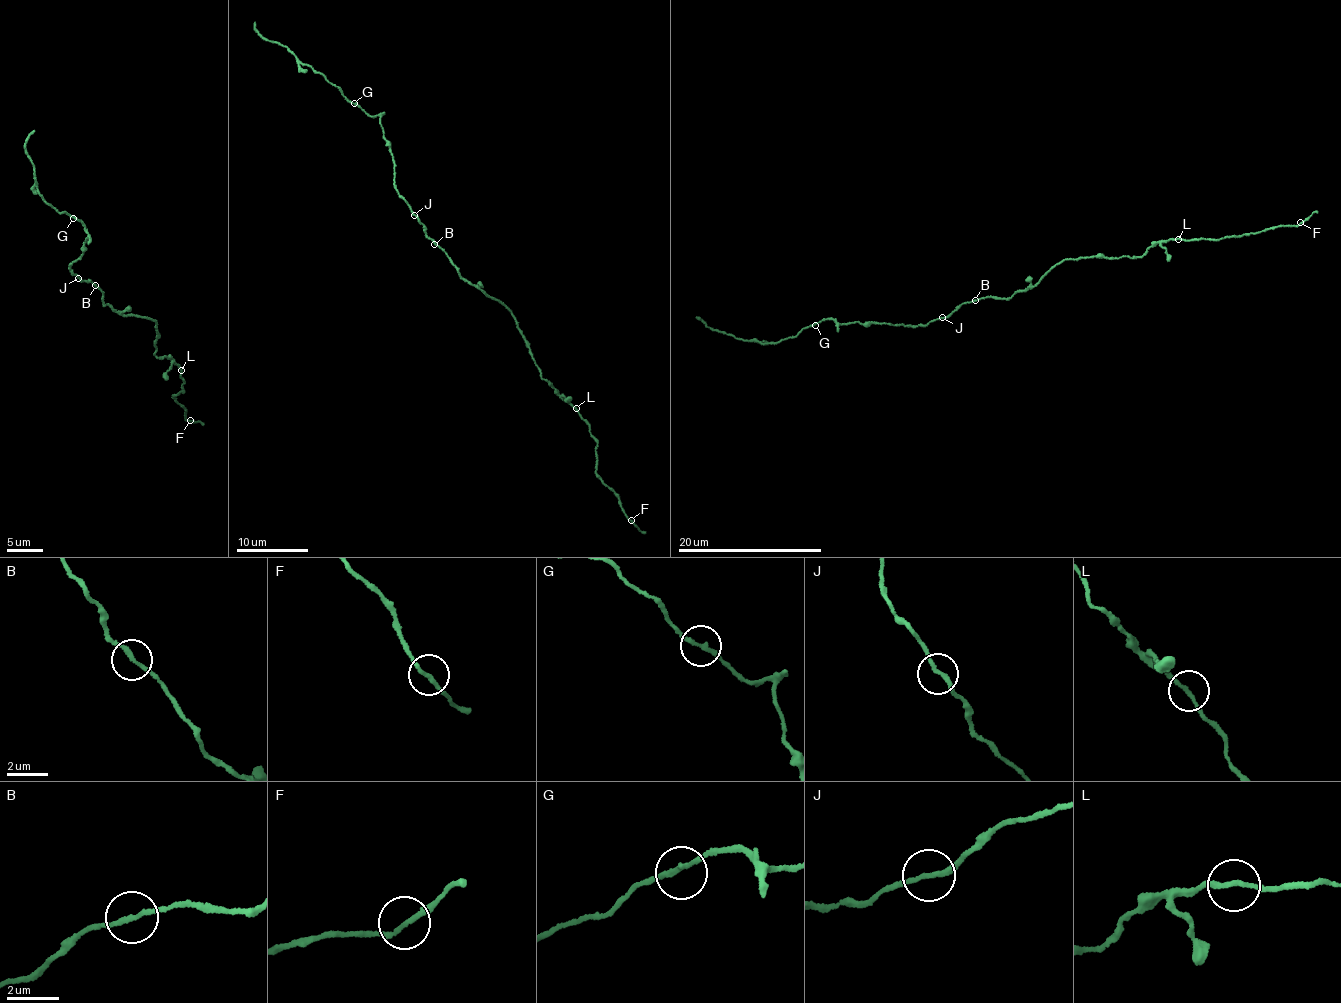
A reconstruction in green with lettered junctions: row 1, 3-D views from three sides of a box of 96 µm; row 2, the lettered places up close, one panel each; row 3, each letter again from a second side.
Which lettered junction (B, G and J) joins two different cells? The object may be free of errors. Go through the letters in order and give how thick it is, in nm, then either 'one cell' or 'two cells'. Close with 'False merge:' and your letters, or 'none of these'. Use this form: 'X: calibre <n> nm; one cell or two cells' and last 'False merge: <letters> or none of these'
B: calibre 190 nm; two cells
G: calibre 190 nm; one cell
J: calibre 180 nm; one cell
False merge: B

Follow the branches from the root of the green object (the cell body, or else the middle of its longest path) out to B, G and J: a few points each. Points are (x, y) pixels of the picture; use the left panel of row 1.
B: (104, 305), (101, 291), (95, 285)
G: (104, 305), (101, 291), (70, 270), (83, 254), (88, 237), (81, 222), (73, 218)
J: (104, 305), (101, 291), (89, 280), (78, 278)

